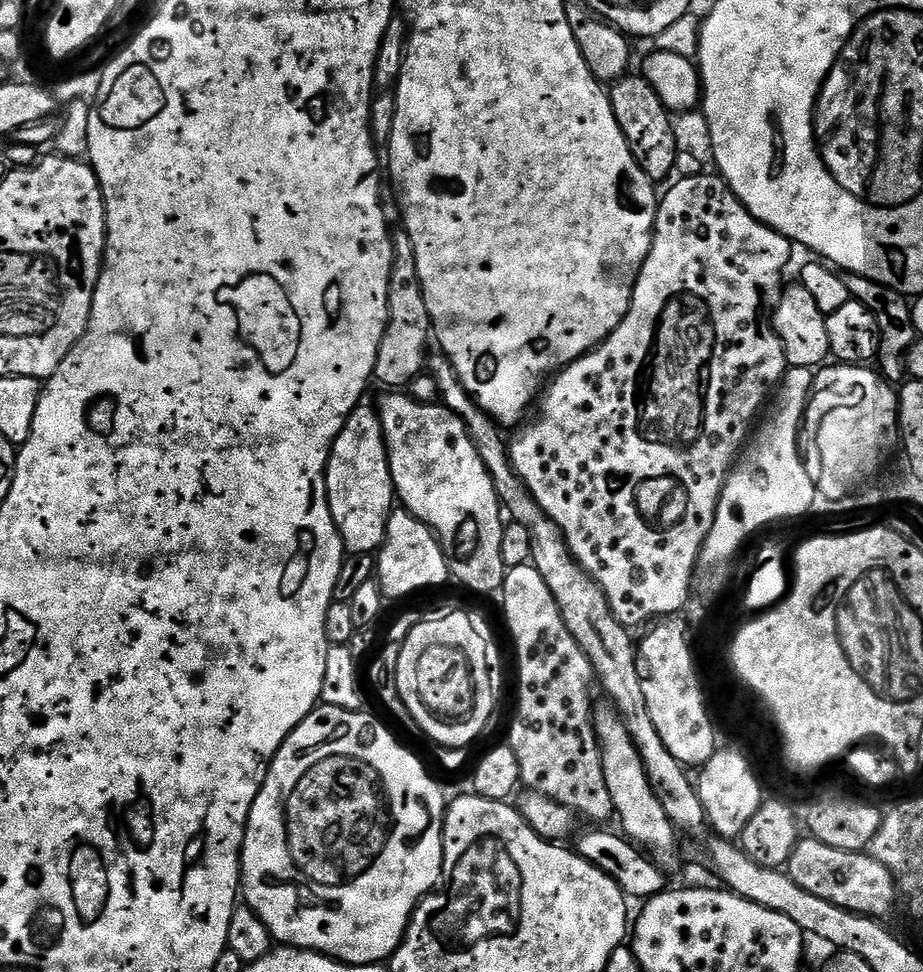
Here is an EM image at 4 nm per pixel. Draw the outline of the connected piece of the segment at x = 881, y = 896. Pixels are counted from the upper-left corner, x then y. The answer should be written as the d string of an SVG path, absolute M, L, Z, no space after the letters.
M804 838L797 843L796 849L792 851L792 857L788 859L786 871L792 880L802 890L830 902L834 906L844 908L847 912L854 912L862 916L873 918L884 918L884 915L895 906L898 901L898 885L888 868L882 866L872 855L864 852L843 852L834 850L822 842L811 838Z

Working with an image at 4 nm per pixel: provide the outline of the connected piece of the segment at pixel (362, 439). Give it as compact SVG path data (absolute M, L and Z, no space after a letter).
M375 407L355 408L332 447L326 473L328 505L348 556L375 553L384 543L394 493L383 428Z

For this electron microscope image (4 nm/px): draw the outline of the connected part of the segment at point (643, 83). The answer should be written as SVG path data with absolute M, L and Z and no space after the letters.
M629 74L611 85L612 109L614 118L618 118L618 126L622 126L622 134L626 134L626 142L644 173L653 182L661 182L676 171L675 160L678 153L674 130L671 128L672 116L667 106L660 100L648 80L640 74Z

